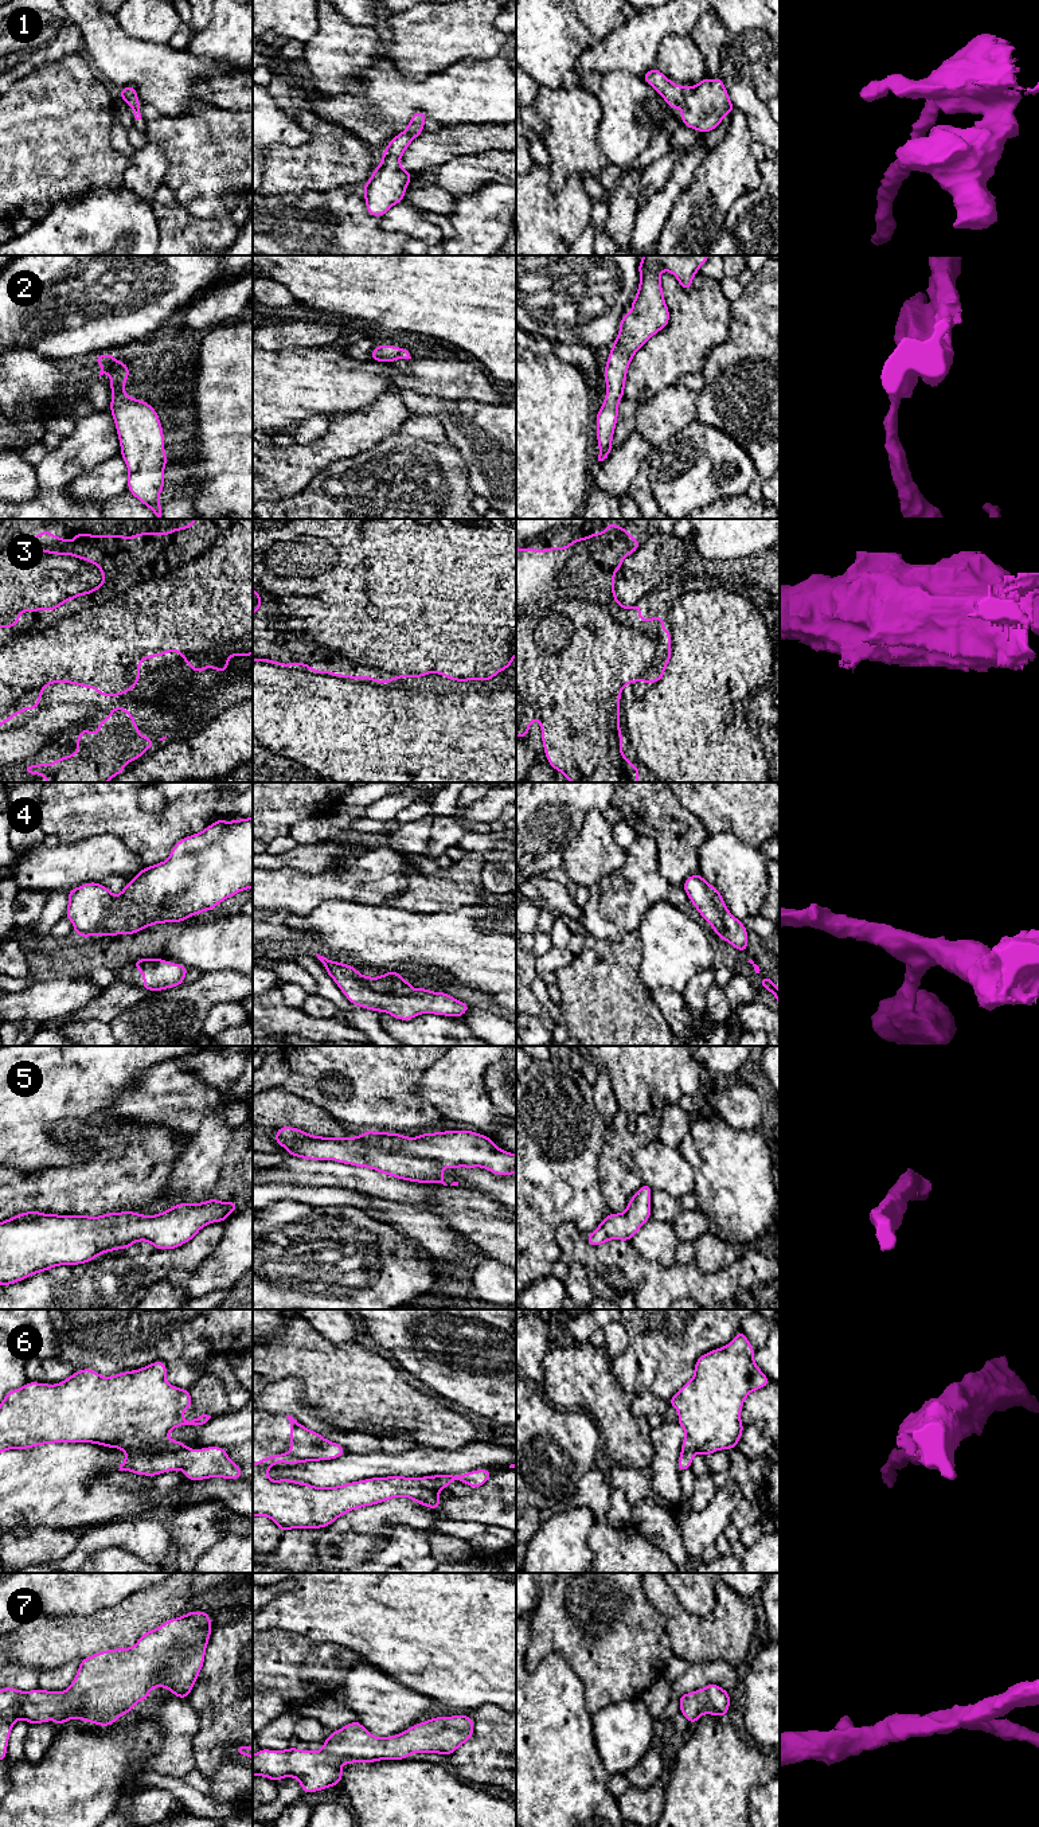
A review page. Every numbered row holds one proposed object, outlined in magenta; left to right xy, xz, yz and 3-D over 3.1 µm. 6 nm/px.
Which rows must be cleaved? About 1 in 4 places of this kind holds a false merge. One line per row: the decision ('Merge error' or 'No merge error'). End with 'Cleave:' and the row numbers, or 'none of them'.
1: No merge error
2: No merge error
3: No merge error
4: No merge error
5: No merge error
6: No merge error
7: No merge error
Cleave: none of them

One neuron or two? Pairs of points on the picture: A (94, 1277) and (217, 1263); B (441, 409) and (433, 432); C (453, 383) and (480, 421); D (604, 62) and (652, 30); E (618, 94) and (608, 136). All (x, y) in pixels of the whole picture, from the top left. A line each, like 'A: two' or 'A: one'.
A: two
B: two
C: two
D: one
E: one

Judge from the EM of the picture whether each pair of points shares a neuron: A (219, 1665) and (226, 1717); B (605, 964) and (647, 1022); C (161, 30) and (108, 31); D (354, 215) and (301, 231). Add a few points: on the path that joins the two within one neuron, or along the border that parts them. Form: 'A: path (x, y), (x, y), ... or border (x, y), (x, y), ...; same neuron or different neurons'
A: path (226, 1678), (226, 1703); same neuron
B: path (620, 979), (647, 1007); same neuron
C: border (114, 14), (114, 18), (127, 31), (156, 43); different neurons
D: path (340, 229), (338, 231), (315, 231); same neuron

